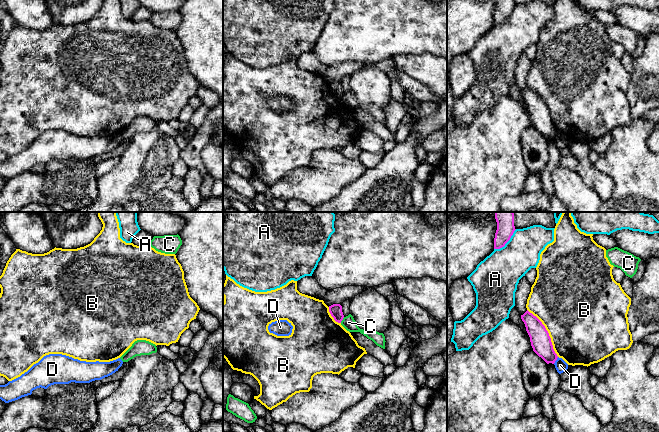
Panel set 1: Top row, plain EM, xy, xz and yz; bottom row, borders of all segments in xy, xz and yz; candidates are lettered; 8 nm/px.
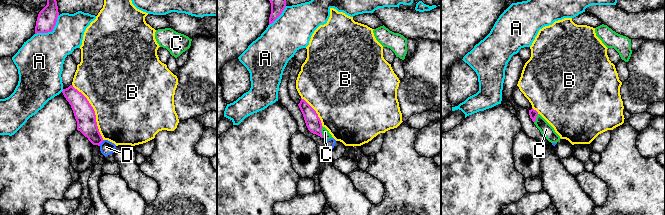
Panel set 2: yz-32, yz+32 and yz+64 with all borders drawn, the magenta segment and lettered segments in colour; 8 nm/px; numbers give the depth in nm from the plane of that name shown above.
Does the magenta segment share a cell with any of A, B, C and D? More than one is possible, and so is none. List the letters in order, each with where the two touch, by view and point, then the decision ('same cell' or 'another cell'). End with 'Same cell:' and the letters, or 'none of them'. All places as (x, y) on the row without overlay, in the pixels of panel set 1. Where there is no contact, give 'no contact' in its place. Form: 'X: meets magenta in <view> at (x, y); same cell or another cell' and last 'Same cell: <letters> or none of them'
A: meets magenta in yz at (507, 17); another cell
B: meets magenta in yz at (547, 108); another cell
C: meets magenta in xz at (342, 95); another cell
D: meets magenta in yz at (556, 135); another cell
Same cell: none of them

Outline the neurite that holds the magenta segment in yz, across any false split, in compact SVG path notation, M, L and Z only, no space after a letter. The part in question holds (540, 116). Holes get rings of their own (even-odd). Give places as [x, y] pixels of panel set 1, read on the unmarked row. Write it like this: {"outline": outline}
{"outline": "M528 86L521 91L526 107L530 113L533 127L547 140L554 140L558 132L553 125L551 114L542 98Z"}

